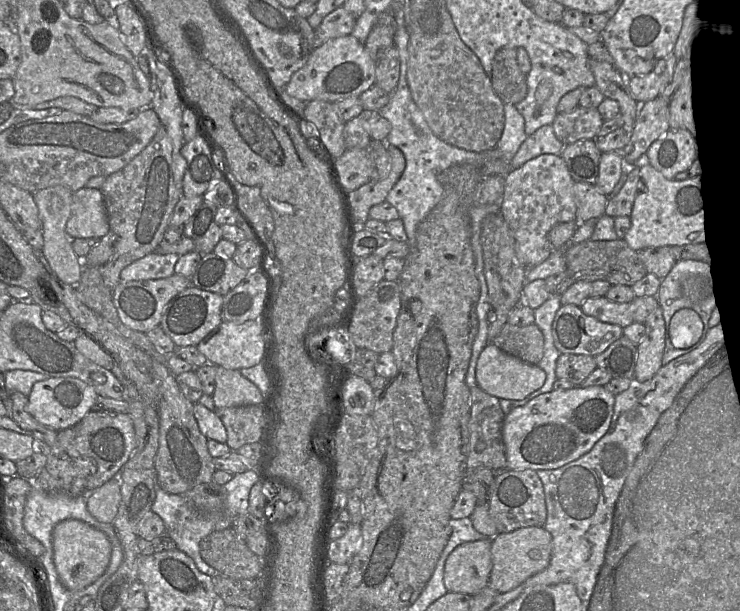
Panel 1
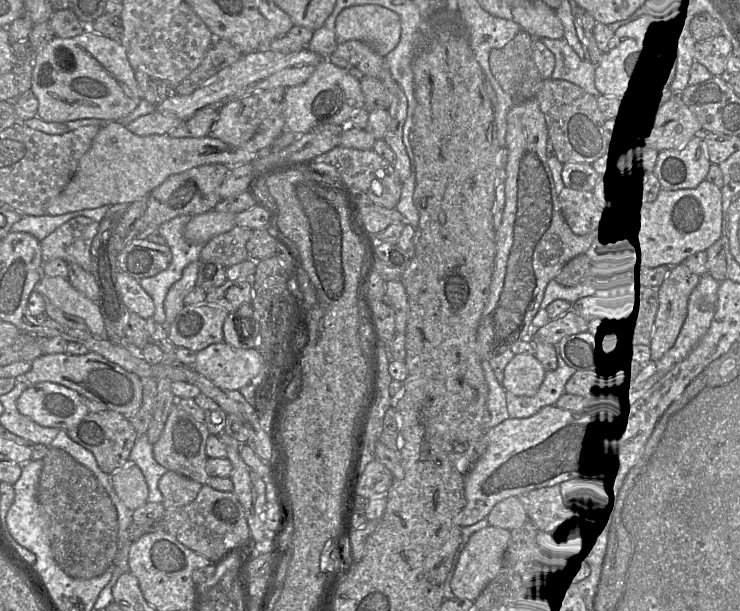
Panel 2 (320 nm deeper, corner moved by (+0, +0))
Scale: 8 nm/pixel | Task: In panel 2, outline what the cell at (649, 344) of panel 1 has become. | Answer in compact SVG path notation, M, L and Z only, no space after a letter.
M679 264L670 268L666 279L657 289L659 306L651 342L652 361L662 358L674 345L687 317L689 296L699 280L700 276Z

